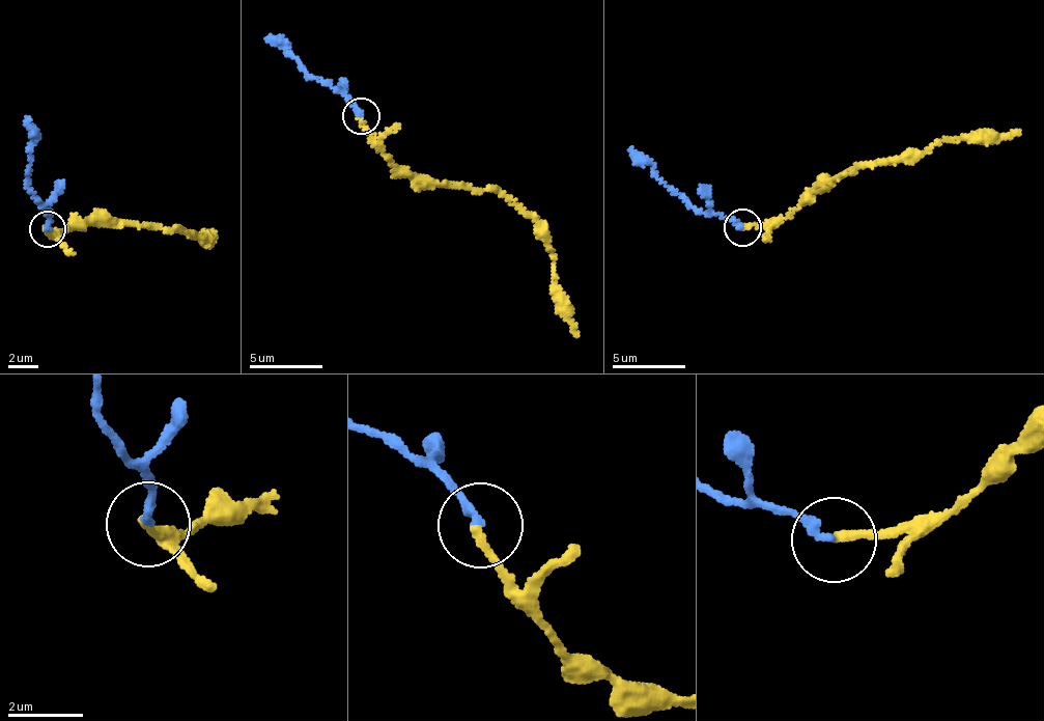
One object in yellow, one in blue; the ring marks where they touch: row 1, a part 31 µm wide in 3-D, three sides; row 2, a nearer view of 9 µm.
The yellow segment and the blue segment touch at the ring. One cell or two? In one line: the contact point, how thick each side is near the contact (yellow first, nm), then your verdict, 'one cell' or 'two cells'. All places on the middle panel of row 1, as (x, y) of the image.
(361, 115) | 220/240 nm | two cells

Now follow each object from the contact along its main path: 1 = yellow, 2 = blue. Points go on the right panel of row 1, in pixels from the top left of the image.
1: (741, 228), (778, 222), (816, 193), (862, 166), (916, 161), (936, 144), (991, 140), (1020, 131)
2: (741, 228), (680, 197), (650, 160), (630, 147)

